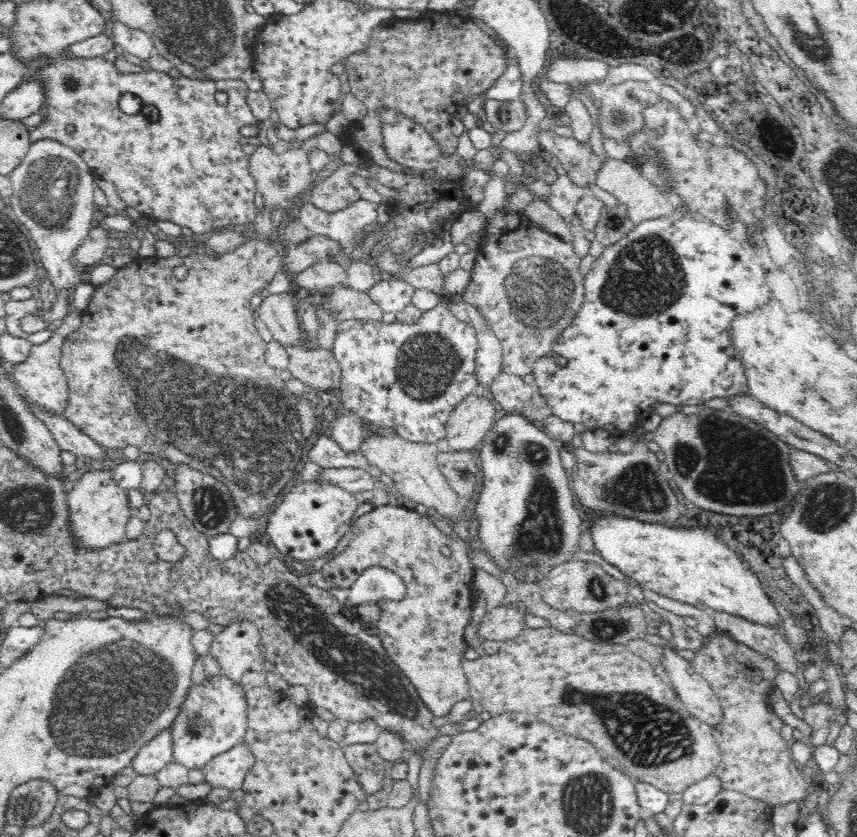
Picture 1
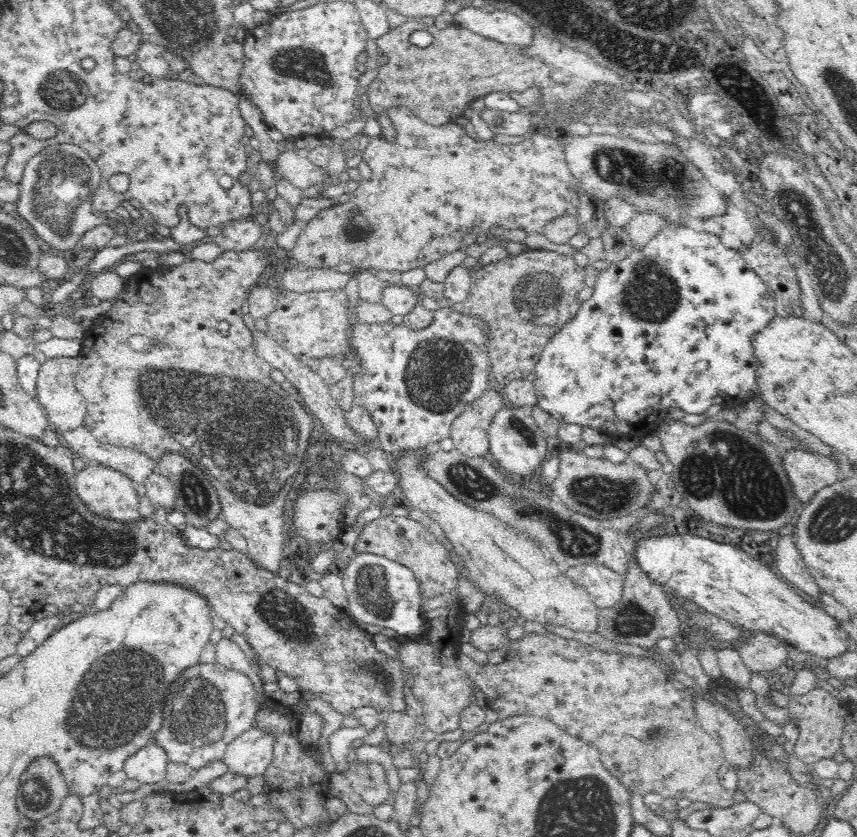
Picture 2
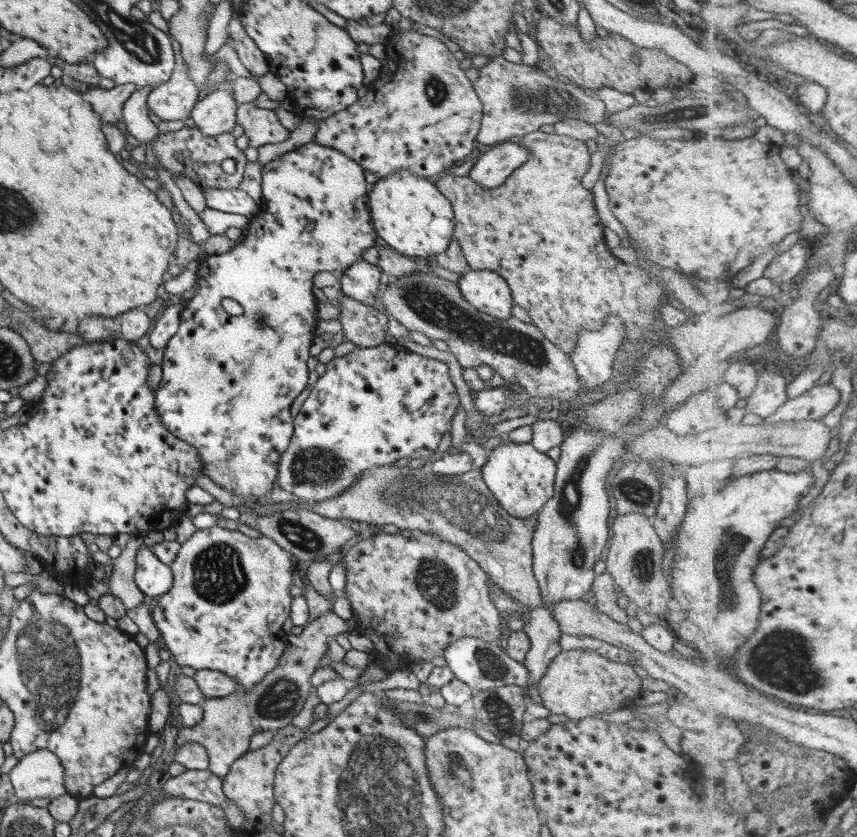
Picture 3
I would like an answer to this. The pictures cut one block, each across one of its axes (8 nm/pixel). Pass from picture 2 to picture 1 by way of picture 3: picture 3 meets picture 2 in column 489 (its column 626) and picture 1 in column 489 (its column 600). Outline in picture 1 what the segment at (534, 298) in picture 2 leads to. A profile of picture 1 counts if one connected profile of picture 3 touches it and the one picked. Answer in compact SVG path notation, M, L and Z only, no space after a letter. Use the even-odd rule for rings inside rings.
M505 211L498 213L492 221L487 222L486 238L484 242L477 248L477 258L475 265L471 271L471 280L468 286L464 288L463 292L458 295L463 302L468 305L476 306L484 315L485 322L489 329L499 338L502 343L502 366L501 371L513 374L519 377L524 377L526 374L532 373L533 364L539 358L552 354L552 344L557 337L560 336L562 330L565 329L577 316L577 312L580 311L582 304L584 303L584 274L580 273L580 258L574 253L573 244L567 244L560 238L550 235L541 228L538 228L536 224L528 219L526 216L517 213L507 213Z

